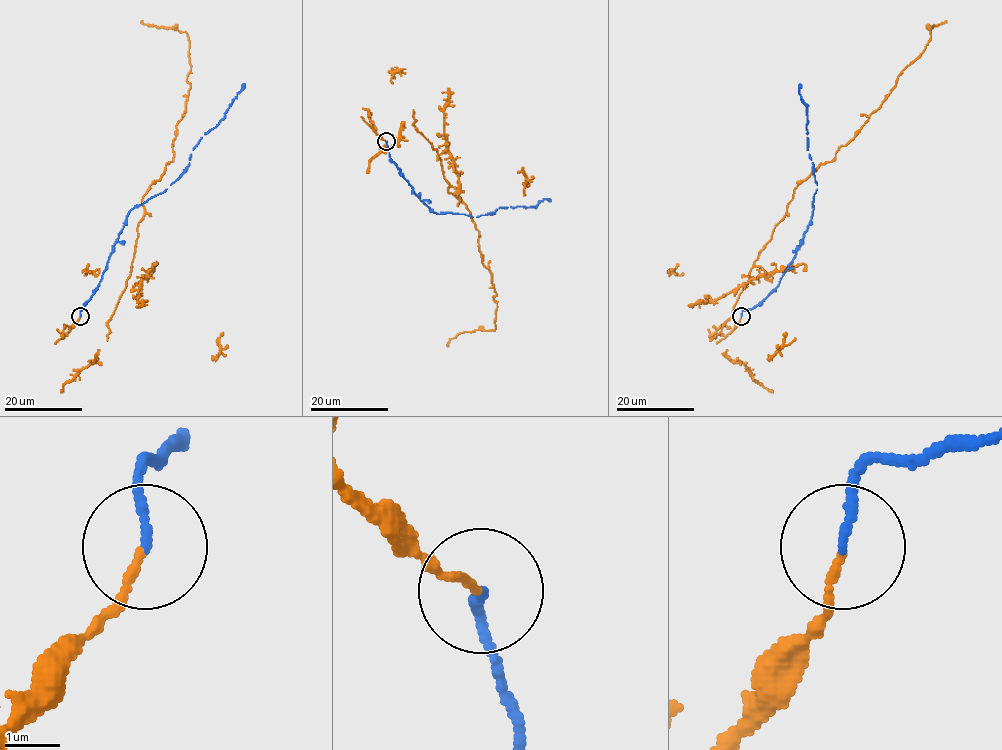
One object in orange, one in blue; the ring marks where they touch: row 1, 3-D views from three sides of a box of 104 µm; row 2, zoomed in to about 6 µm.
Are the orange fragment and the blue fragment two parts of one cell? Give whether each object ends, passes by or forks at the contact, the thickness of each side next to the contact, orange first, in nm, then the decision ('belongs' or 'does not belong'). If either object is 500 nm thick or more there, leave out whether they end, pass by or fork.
orange ends there; blue ends there; 140 nm thick on the orange side, 150 nm on the other; belongs

